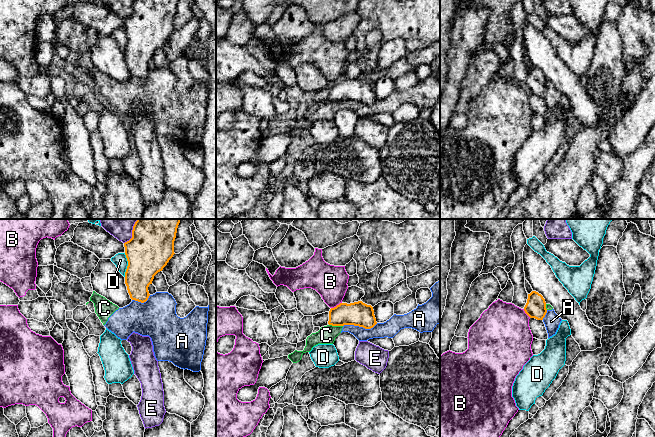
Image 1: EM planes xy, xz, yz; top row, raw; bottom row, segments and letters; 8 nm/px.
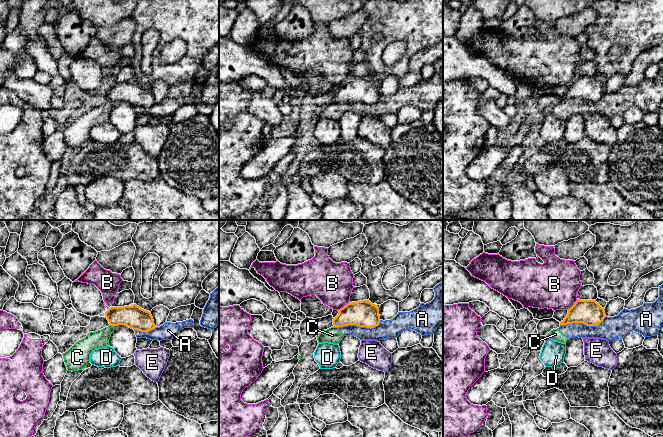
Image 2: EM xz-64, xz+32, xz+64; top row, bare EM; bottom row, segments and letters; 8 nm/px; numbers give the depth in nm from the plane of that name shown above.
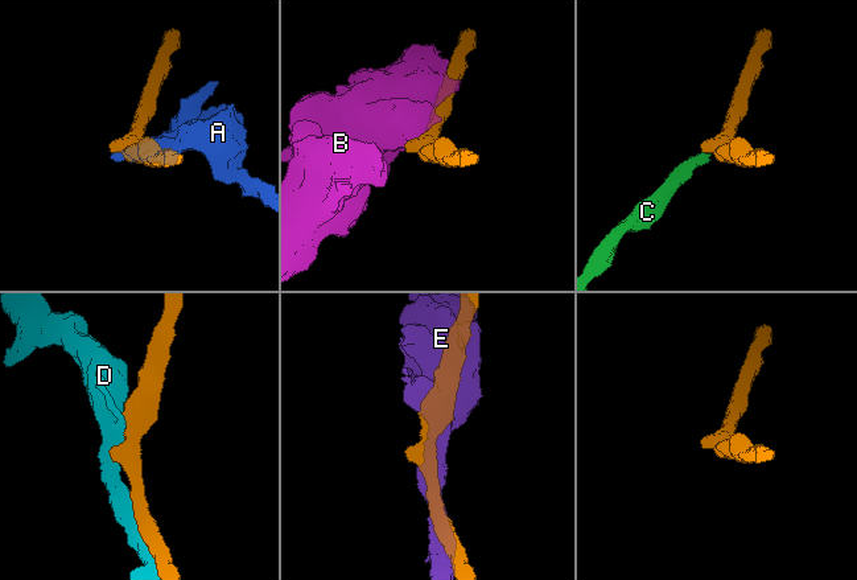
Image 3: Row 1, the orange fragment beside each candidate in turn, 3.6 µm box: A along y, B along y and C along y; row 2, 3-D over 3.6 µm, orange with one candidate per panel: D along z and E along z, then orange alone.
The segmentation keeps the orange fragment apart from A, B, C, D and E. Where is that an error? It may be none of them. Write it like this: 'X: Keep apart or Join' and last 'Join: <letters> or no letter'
A: Keep apart
B: Keep apart
C: Keep apart
D: Keep apart
E: Keep apart
Join: no letter

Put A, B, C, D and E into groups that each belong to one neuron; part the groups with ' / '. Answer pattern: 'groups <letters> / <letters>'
groups A C / B / D / E

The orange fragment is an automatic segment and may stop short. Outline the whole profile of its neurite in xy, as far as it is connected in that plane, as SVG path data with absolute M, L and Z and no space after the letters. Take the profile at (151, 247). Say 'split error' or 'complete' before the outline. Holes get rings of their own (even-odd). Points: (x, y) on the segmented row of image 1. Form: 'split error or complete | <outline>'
complete | M137 219L132 238L124 243L128 266L125 284L132 300L144 303L154 276L173 257L181 219Z

